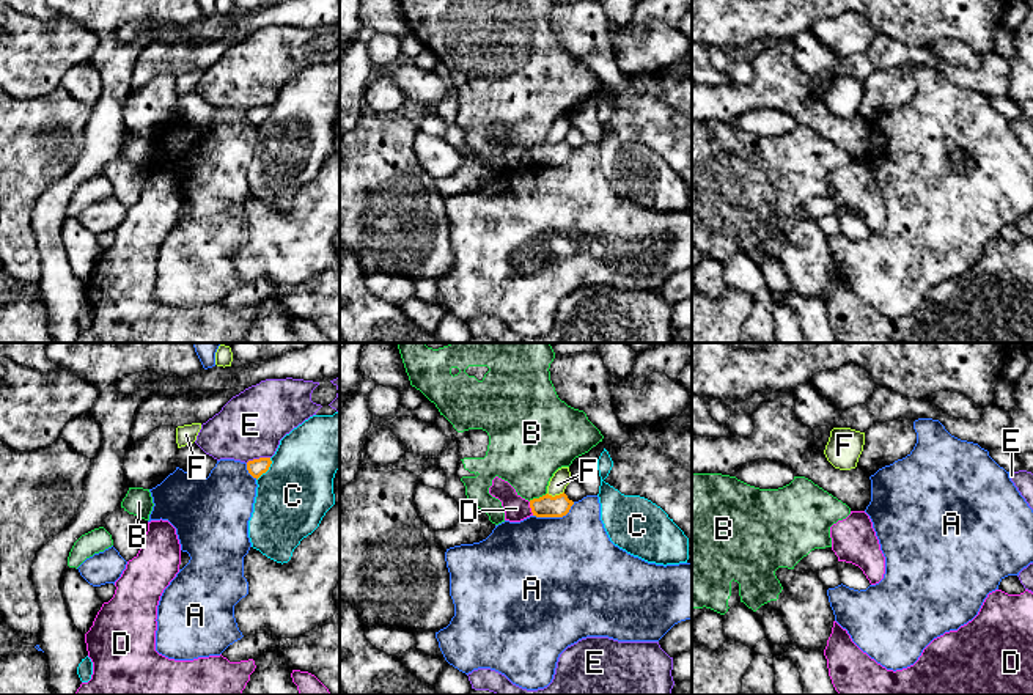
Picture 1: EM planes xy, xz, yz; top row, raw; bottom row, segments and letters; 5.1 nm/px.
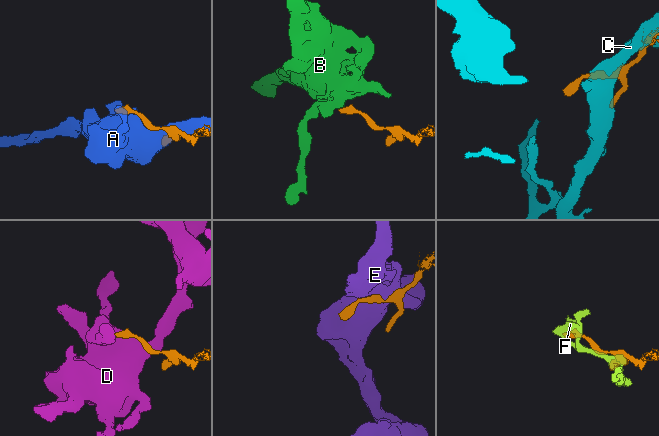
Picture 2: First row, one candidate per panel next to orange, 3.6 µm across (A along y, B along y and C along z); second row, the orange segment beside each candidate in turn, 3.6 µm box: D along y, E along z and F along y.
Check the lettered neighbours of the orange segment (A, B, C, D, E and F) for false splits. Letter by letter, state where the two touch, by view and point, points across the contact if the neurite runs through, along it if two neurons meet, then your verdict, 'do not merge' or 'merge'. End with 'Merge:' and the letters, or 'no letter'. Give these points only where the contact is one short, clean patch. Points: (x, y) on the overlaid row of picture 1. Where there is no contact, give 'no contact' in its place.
A: xz (555, 516) | do not merge
B: xz (536, 499) | along xz (546, 492), (529, 500) | do not merge
C: xy (268, 469) | do not merge
D: xz (530, 507) | along xz (529, 502), (533, 514) | do not merge
E: xy (257, 459) | do not merge
F: xz (555, 496) | along xz (563, 491), (554, 496), (547, 494) | do not merge
Merge: no letter

